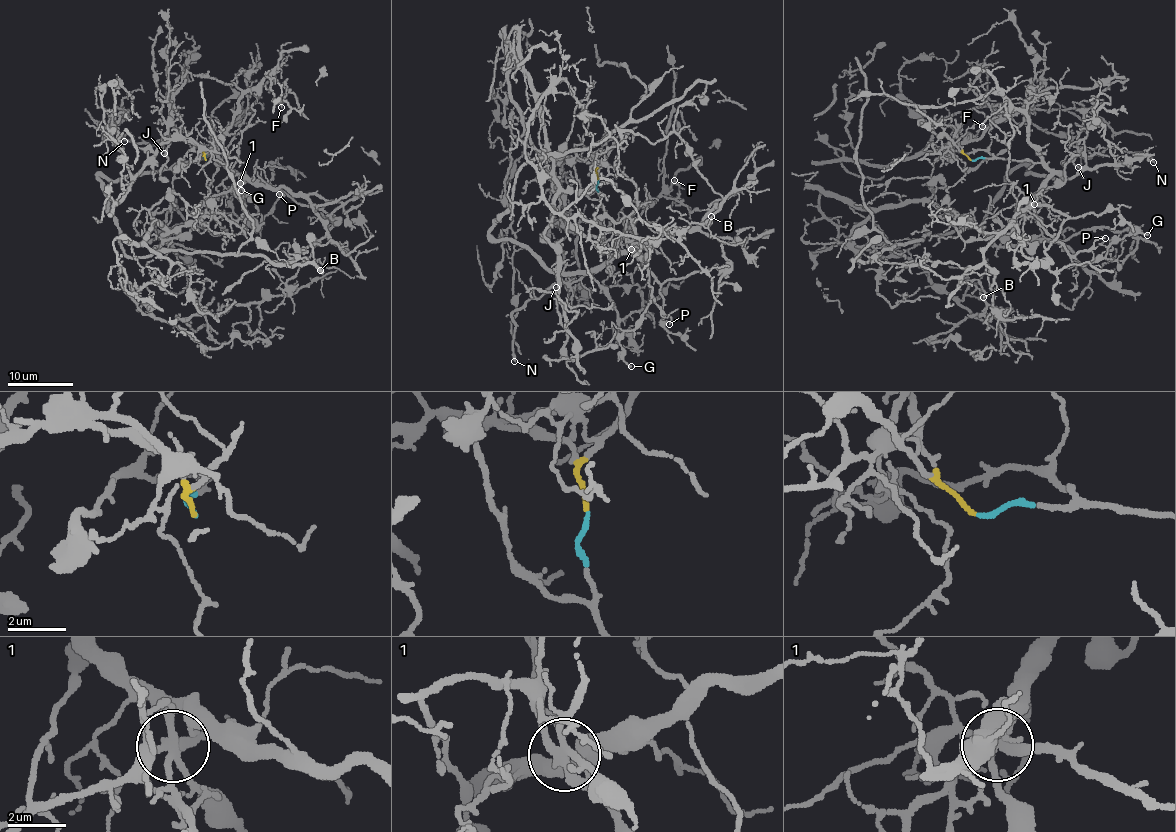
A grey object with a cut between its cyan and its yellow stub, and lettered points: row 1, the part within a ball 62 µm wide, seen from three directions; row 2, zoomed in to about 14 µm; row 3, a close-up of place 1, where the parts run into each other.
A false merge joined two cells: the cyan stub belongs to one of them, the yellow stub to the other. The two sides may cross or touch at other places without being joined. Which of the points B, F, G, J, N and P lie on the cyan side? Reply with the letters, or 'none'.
B, F, G, J, N, P

